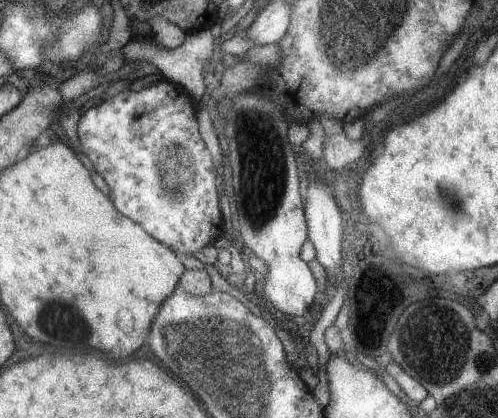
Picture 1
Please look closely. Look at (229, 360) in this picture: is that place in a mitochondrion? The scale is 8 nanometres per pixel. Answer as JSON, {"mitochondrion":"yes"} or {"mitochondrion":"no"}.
{"mitochondrion":"yes"}

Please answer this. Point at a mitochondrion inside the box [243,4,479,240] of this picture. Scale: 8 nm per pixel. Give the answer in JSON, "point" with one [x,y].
{"point":[451,200]}

